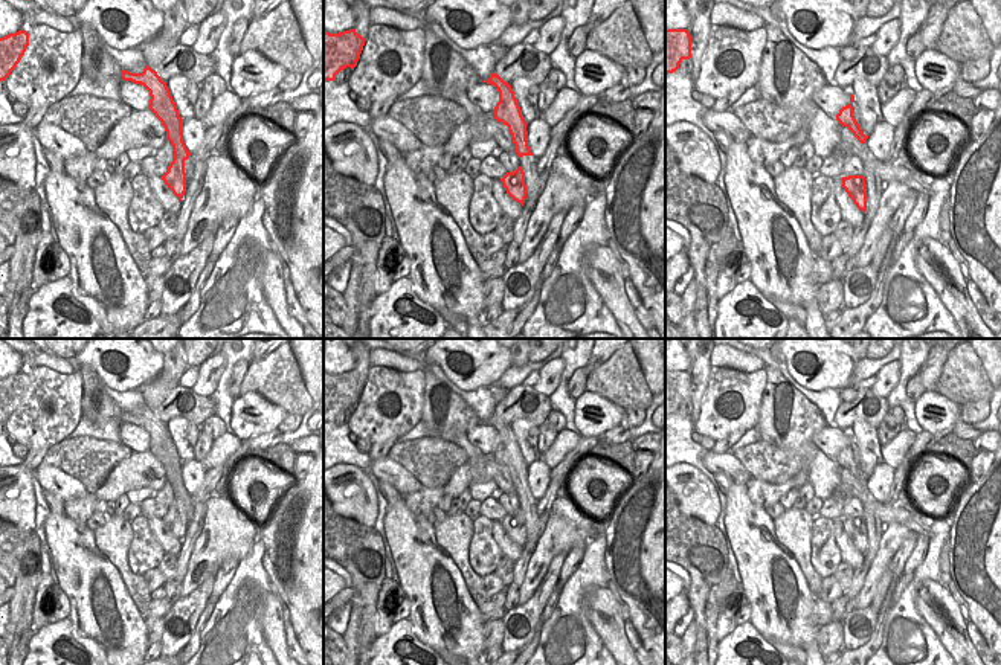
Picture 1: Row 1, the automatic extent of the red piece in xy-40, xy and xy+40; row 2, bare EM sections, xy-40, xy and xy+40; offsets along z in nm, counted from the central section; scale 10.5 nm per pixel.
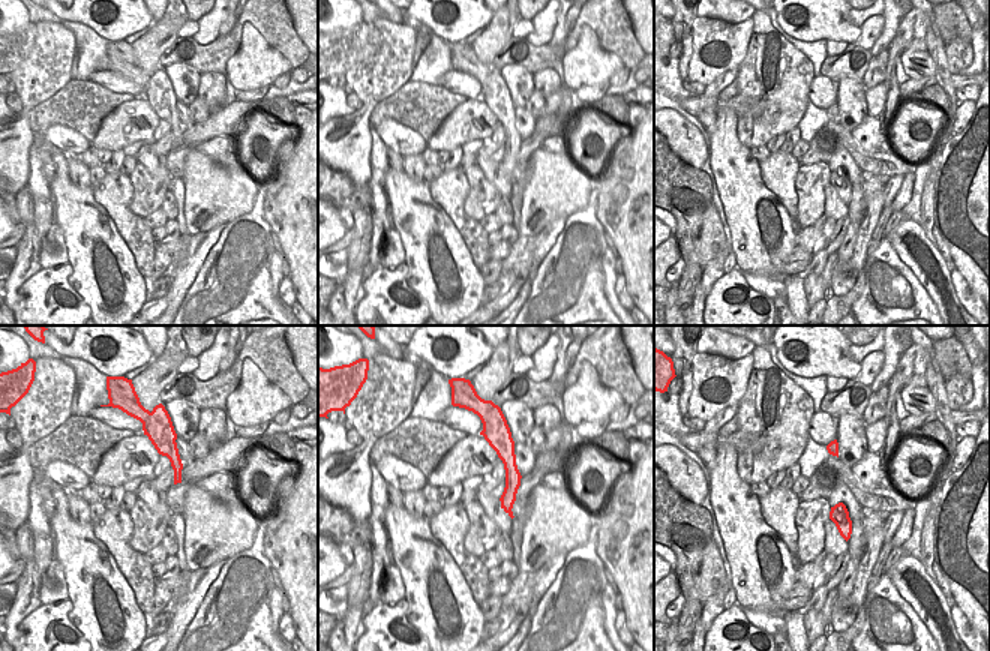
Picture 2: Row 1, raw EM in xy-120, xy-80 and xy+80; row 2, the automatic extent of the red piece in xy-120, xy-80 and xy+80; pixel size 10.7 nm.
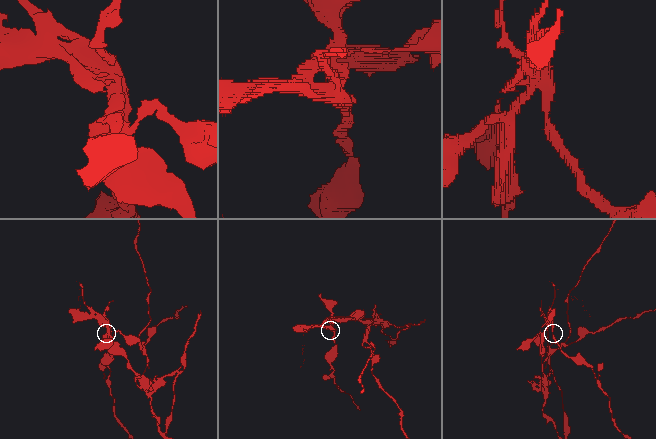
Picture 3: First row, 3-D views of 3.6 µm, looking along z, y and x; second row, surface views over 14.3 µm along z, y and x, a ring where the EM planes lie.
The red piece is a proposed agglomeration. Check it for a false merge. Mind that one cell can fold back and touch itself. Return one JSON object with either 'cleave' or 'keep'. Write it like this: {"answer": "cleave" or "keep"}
{"answer": "cleave"}

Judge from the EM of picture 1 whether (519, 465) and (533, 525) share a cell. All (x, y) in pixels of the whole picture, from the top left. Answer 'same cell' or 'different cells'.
same cell

